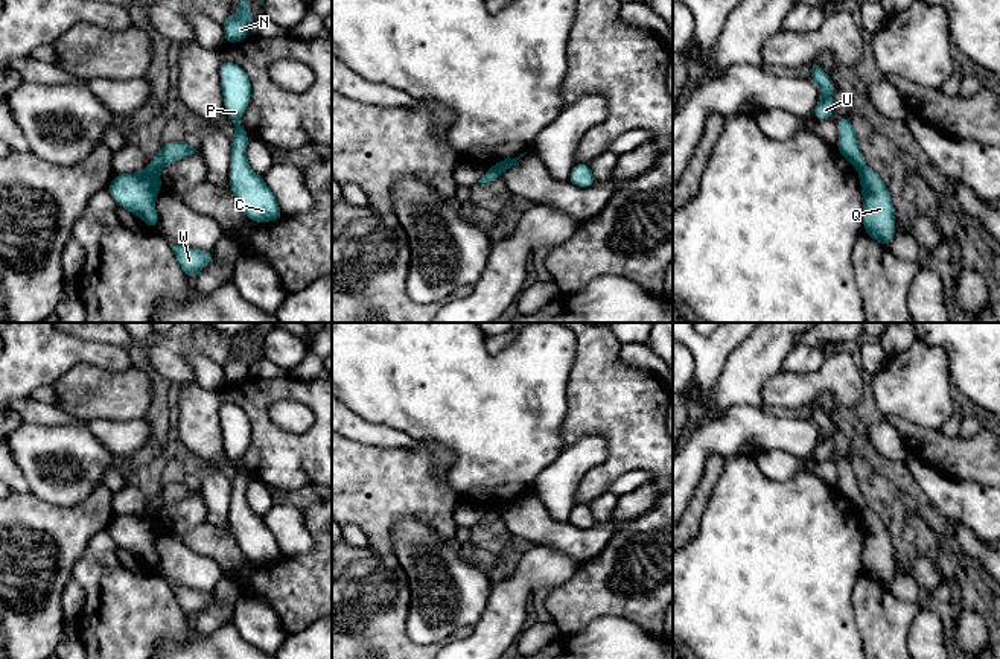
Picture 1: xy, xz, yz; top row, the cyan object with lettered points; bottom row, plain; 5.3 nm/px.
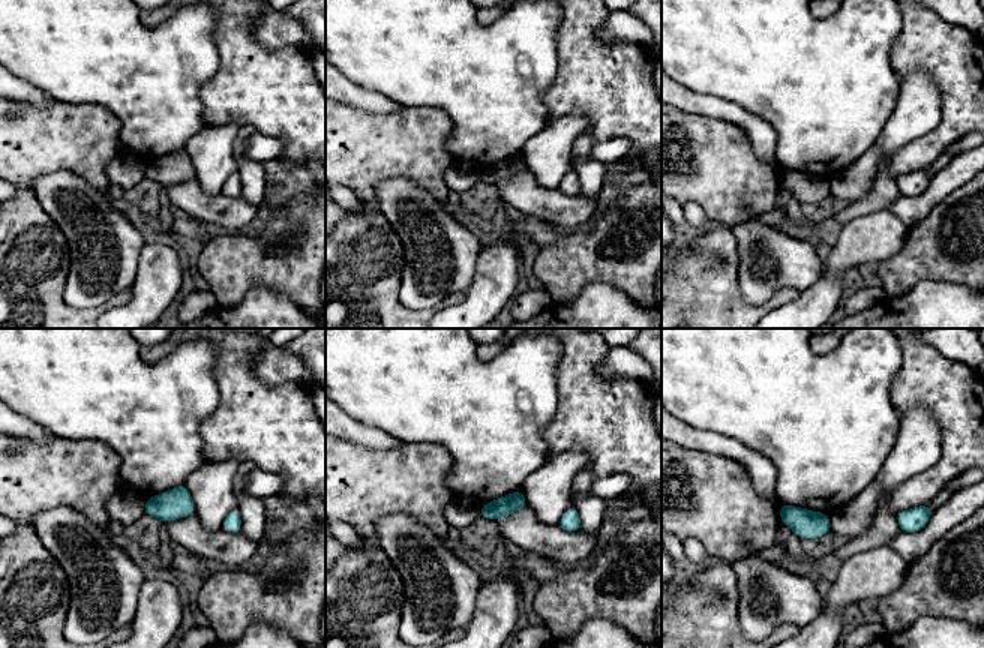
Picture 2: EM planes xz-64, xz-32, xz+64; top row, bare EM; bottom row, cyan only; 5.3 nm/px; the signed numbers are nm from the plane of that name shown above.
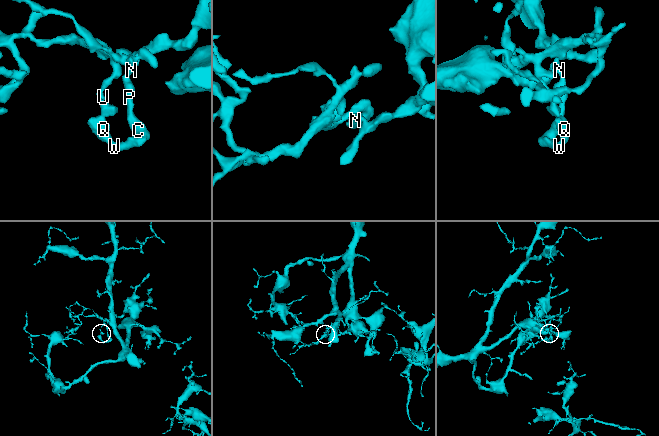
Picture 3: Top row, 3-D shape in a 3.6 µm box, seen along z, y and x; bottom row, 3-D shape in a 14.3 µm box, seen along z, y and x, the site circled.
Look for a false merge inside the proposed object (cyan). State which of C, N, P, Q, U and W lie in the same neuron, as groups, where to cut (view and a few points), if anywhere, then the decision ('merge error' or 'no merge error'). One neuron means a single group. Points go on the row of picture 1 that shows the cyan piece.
groups C N P Q W / U; cut xz (489, 168), (500, 175); merge error

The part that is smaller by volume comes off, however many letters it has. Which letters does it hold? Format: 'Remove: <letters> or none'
Remove: U

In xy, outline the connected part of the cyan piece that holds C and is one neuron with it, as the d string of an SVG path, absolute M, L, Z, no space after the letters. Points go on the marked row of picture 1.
M231 61L221 65L219 76L225 113L234 123L236 132L231 138L230 187L250 221L277 221L285 215L282 213L274 193L265 184L263 177L251 169L245 157L248 134L239 125L239 120L251 100L250 78L240 65Z

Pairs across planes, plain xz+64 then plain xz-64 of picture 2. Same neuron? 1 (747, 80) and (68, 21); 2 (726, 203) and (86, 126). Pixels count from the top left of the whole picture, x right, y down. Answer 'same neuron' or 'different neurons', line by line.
1: same neuron
2: same neuron

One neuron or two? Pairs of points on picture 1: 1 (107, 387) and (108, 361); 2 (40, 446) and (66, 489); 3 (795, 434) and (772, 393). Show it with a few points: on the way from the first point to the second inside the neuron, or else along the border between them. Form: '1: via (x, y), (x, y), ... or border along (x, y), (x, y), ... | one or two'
1: border along (73, 366), (90, 362), (110, 370), (131, 367) | two
2: via (32, 460), (37, 464), (46, 464), (58, 475) | one
3: border along (763, 407), (789, 413) | two

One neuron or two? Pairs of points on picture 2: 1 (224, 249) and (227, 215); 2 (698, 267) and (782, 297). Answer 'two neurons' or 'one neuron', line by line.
1: two neurons
2: one neuron

